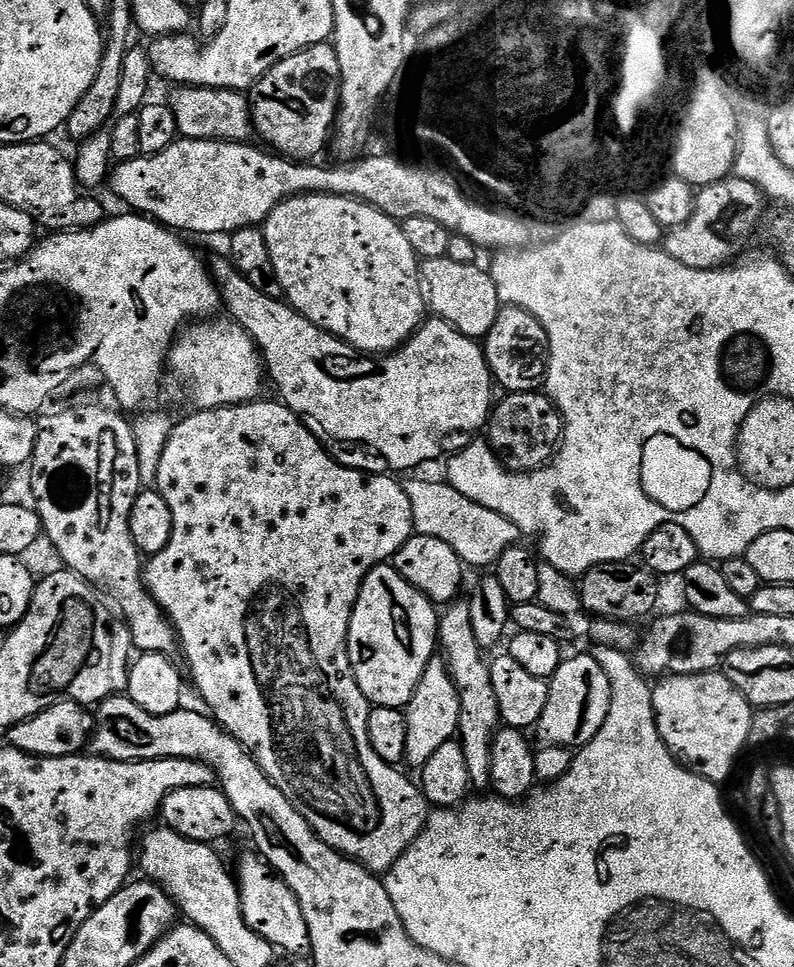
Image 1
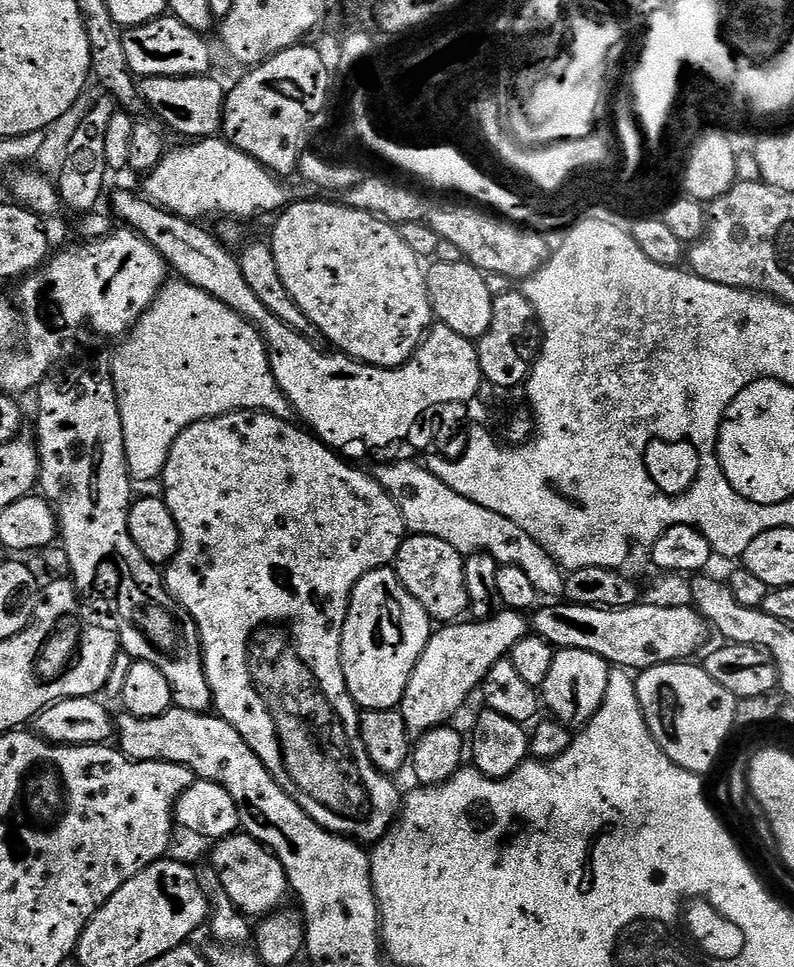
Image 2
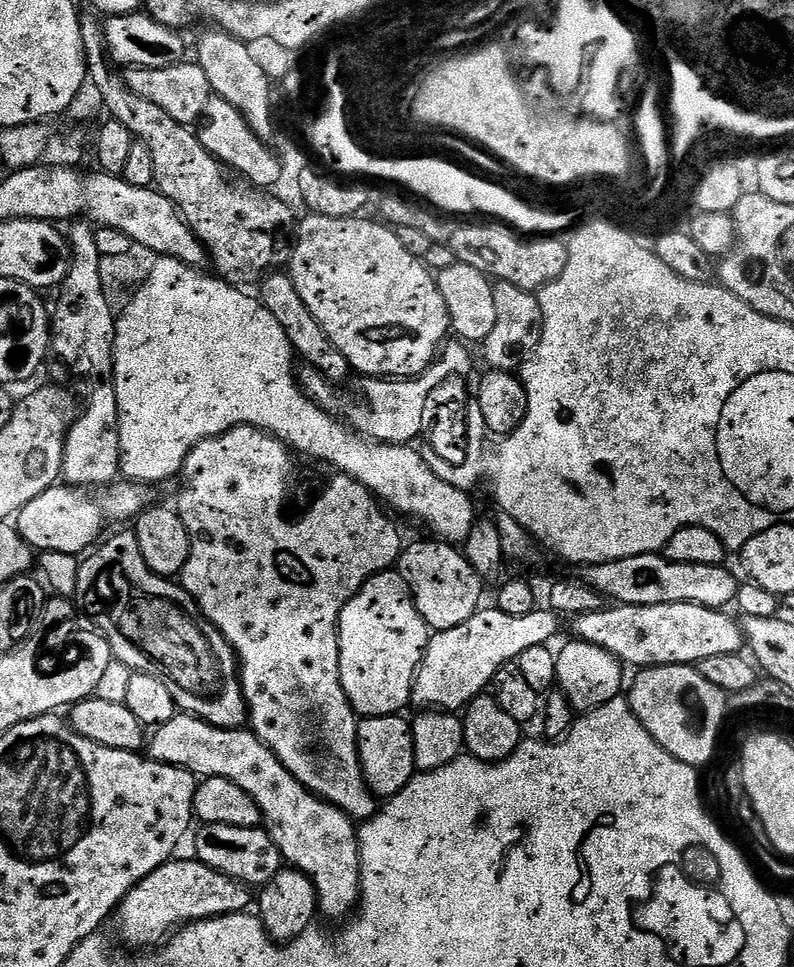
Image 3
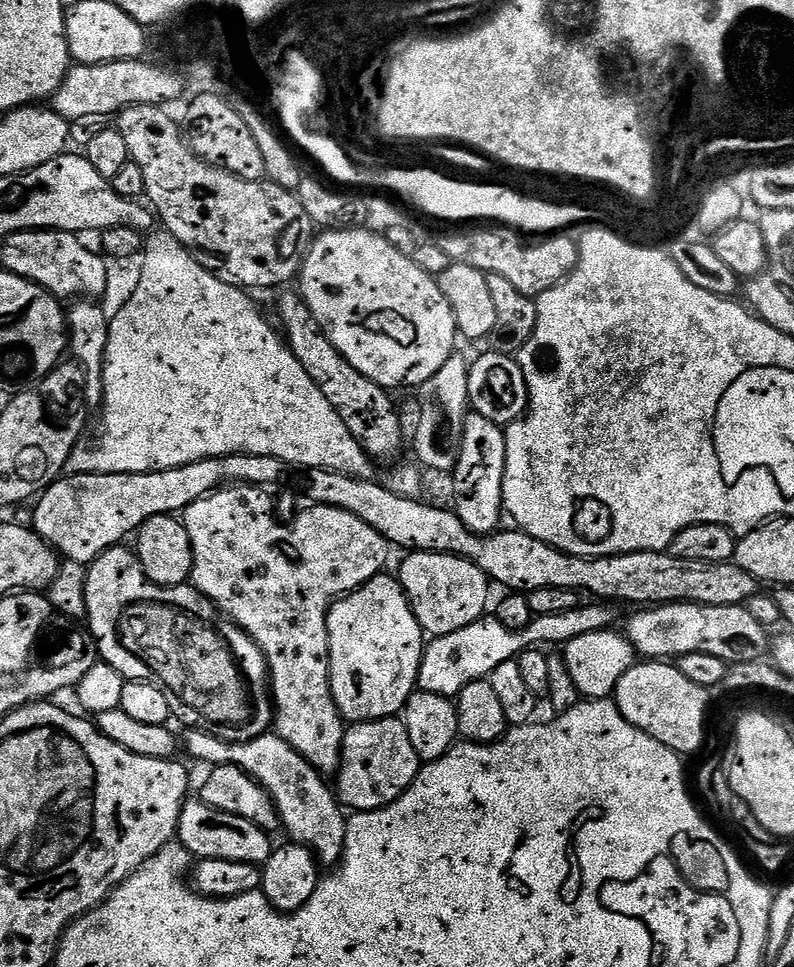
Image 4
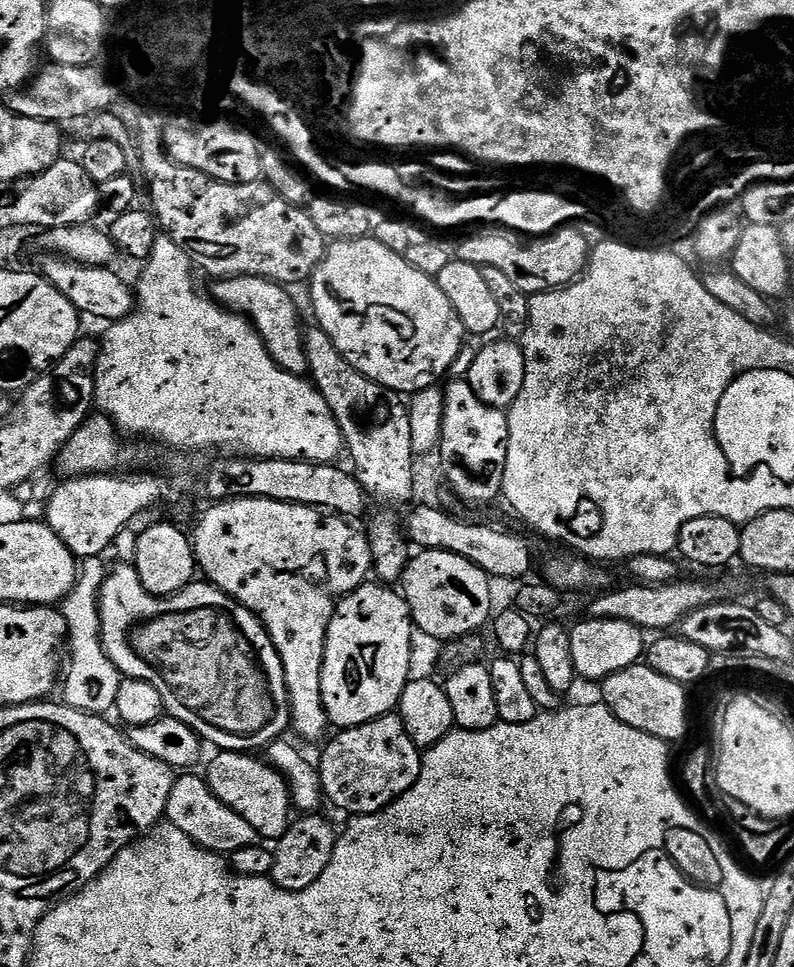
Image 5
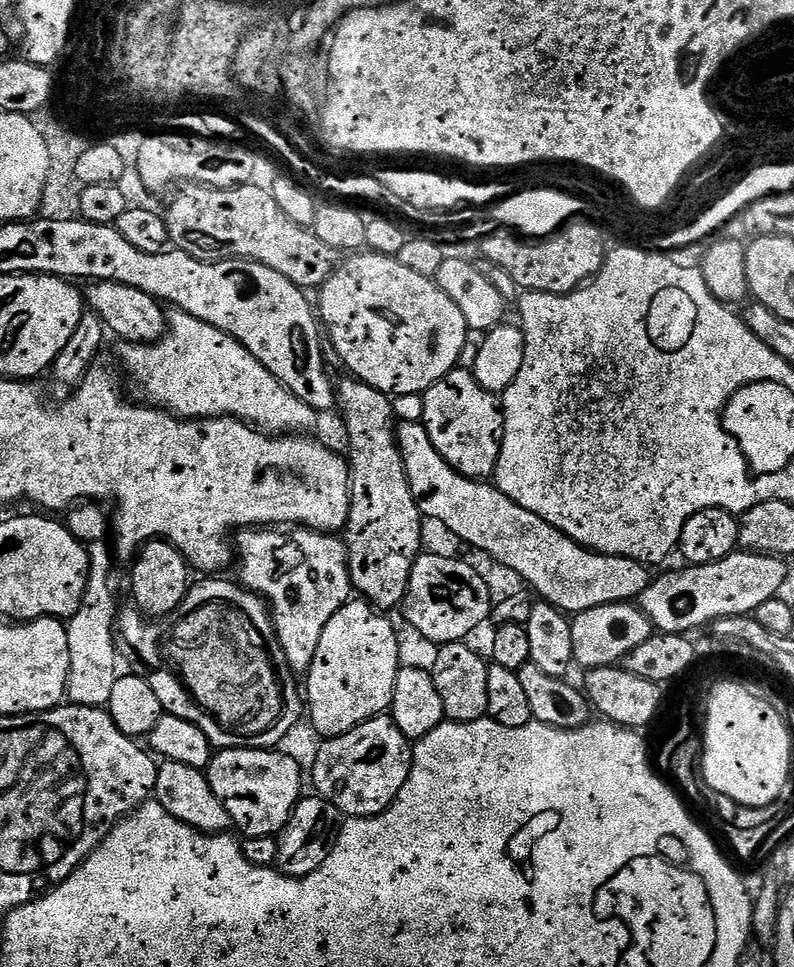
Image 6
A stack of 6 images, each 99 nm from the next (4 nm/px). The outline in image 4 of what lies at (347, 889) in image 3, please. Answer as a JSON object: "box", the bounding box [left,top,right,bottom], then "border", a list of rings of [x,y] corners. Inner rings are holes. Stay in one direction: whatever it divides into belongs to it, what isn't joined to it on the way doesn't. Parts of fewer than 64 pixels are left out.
{"box":[182,730,346,866],"border":[[[195,730],[183,737],[182,744],[188,747],[188,752],[196,760],[201,760],[207,766],[217,764],[233,764],[242,769],[247,776],[253,776],[274,802],[283,831],[288,831],[287,839],[294,844],[304,844],[315,854],[321,865],[335,866],[340,862],[346,842],[345,809],[342,807],[335,791],[330,787],[323,775],[317,772],[290,742],[286,742],[275,731],[269,730],[263,736],[229,744],[227,740],[219,740],[208,732]]]}

